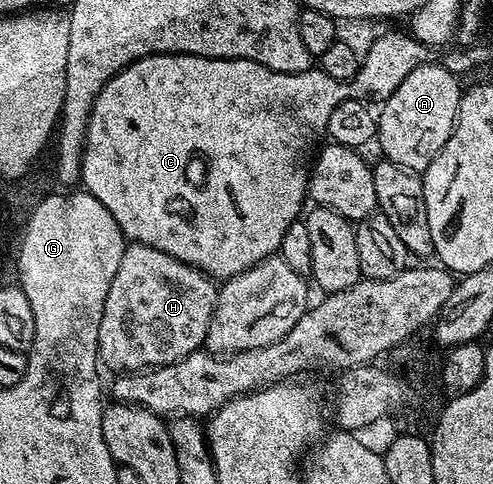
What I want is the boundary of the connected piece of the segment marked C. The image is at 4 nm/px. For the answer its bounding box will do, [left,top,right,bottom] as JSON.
[81,55,352,281]

